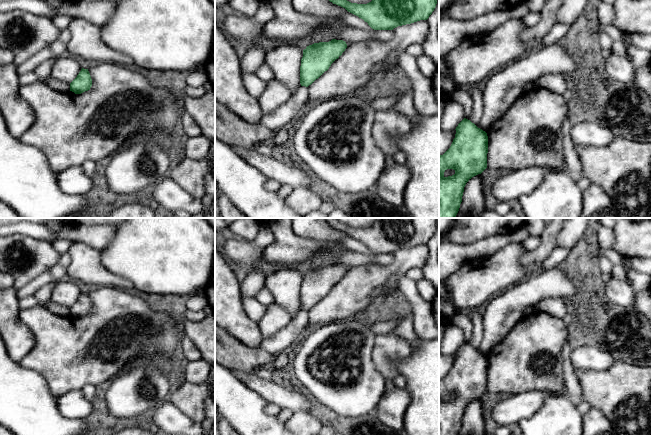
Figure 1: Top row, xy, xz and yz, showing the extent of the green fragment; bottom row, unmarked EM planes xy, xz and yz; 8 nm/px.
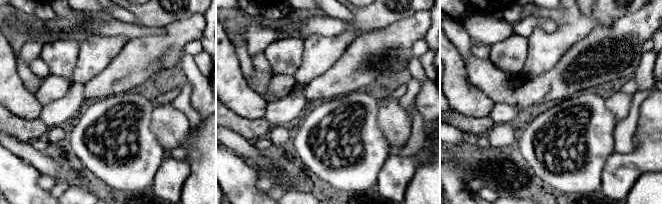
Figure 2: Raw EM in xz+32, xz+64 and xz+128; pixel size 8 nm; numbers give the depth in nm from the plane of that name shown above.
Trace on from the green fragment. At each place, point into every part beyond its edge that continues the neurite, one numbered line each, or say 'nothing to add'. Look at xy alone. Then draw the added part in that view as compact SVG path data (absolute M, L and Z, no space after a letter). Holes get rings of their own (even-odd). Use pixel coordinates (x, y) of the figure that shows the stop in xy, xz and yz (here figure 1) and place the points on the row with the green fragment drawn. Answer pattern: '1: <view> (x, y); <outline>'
nothing to add

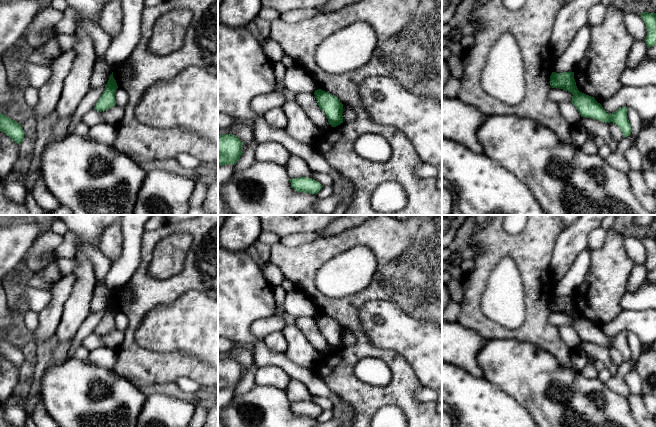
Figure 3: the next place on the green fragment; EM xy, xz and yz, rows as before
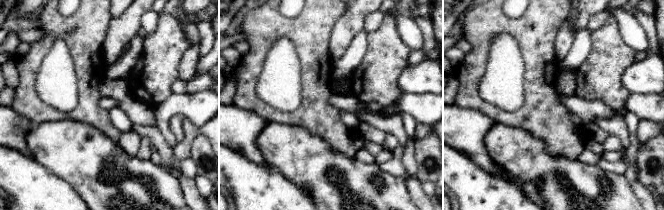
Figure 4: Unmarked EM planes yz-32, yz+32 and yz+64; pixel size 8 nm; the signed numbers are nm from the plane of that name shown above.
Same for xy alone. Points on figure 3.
nothing to add

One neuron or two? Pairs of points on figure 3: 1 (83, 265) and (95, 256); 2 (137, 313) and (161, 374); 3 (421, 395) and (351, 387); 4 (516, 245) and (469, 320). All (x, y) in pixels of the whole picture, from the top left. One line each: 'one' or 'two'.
1: two
2: one
3: two
4: one

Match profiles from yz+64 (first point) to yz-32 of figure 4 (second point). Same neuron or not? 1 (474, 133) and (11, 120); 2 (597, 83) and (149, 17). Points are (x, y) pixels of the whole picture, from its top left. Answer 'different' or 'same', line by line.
1: same
2: different

